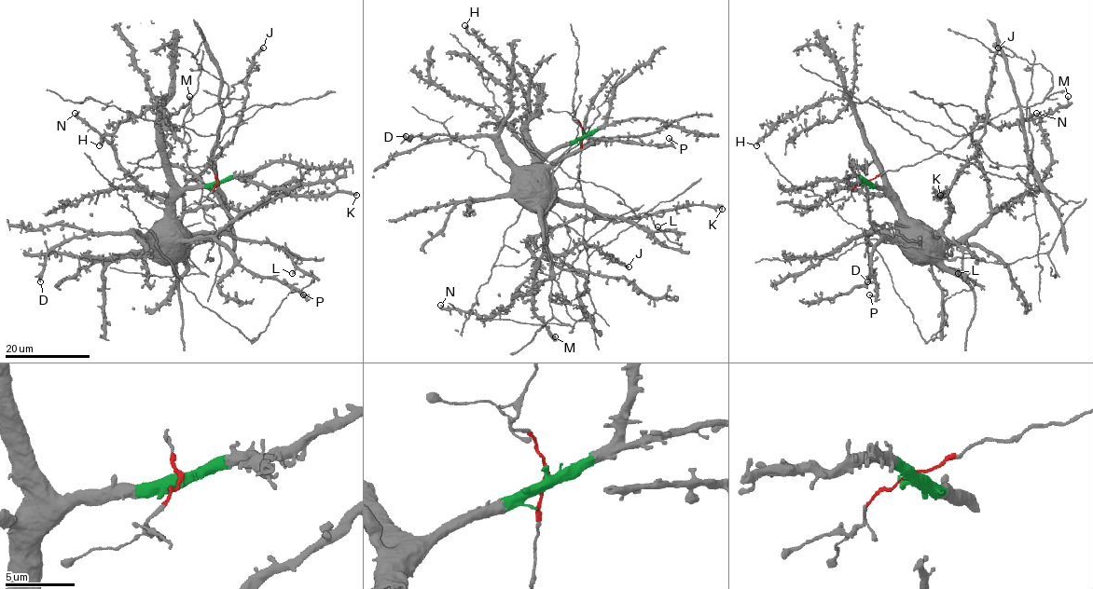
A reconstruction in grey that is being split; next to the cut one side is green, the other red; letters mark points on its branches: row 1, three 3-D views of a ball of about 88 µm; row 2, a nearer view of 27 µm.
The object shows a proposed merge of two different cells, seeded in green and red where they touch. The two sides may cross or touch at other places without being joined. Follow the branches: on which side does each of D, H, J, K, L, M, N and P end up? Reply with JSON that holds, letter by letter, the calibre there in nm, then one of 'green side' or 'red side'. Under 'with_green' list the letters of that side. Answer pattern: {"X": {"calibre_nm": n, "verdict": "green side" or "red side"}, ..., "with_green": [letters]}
{"D": {"calibre_nm": 440, "verdict": "green side"}, "H": {"calibre_nm": 340, "verdict": "green side"}, "J": {"calibre_nm": 500, "verdict": "green side"}, "K": {"calibre_nm": 460, "verdict": "green side"}, "L": {"calibre_nm": 280, "verdict": "green side"}, "M": {"calibre_nm": 400, "verdict": "green side"}, "N": {"calibre_nm": 190, "verdict": "green side"}, "P": {"calibre_nm": 240, "verdict": "green side"}, "with_green": ["D", "H", "J", "K", "L", "M", "N", "P"]}

